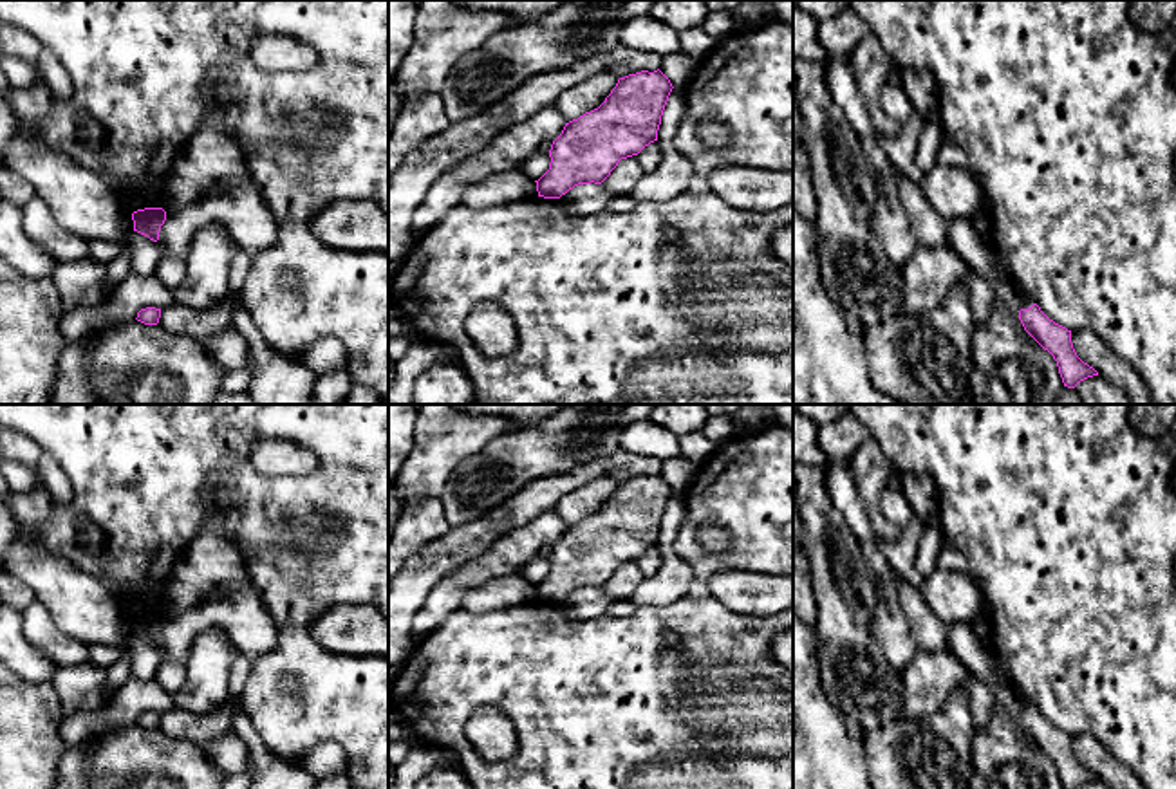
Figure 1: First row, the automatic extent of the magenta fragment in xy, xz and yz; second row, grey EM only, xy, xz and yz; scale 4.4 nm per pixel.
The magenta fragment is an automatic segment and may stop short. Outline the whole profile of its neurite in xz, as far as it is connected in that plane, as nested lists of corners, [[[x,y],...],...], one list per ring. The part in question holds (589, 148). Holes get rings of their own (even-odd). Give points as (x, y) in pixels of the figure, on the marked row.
[[[658,69],[620,78],[605,101],[565,123],[549,150],[549,170],[538,179],[544,199],[560,199],[578,184],[602,184],[621,159],[658,141],[670,79]]]

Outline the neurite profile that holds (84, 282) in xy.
[[[90,256],[58,262],[51,280],[61,296],[65,312],[78,307],[96,307],[112,294],[108,287],[108,264]]]

